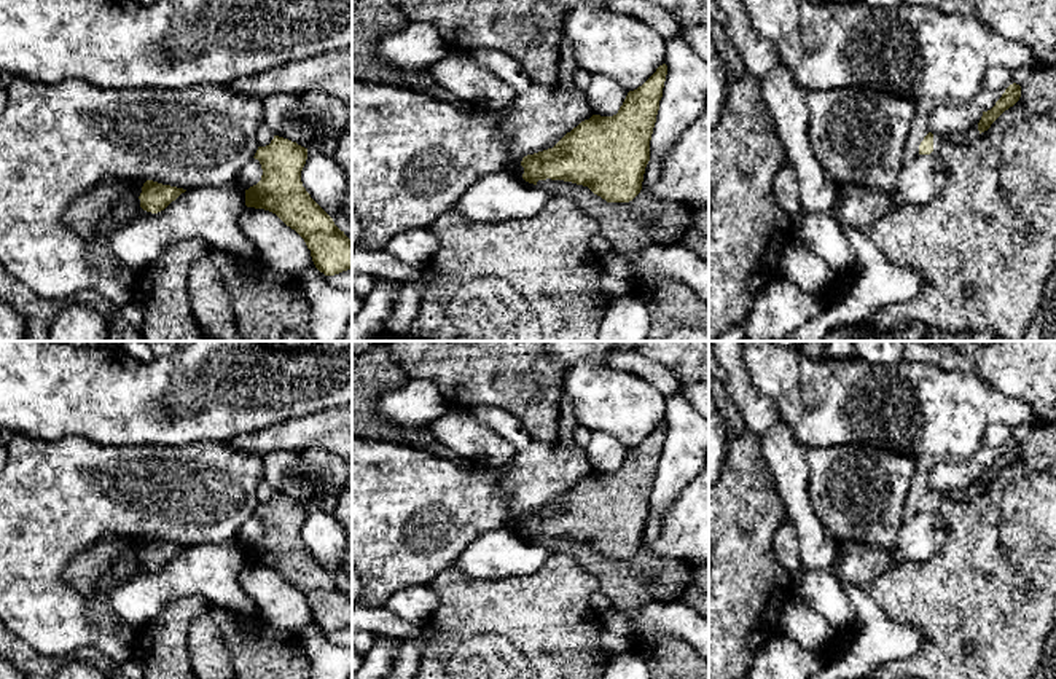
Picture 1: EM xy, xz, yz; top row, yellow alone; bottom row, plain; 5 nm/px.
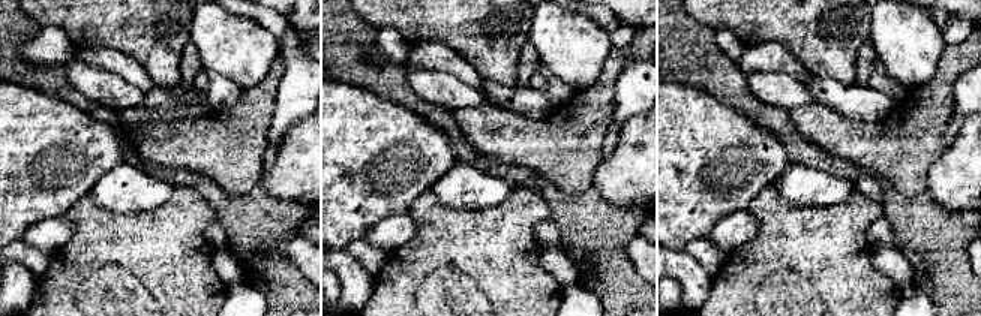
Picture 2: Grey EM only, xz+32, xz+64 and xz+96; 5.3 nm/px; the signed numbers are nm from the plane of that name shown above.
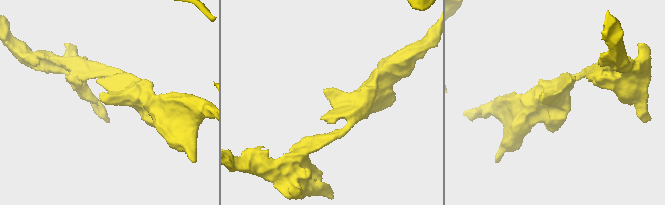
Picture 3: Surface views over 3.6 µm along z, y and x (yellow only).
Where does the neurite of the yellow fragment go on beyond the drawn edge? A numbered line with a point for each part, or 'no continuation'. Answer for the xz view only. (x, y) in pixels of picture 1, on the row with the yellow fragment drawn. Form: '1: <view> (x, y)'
no continuation

